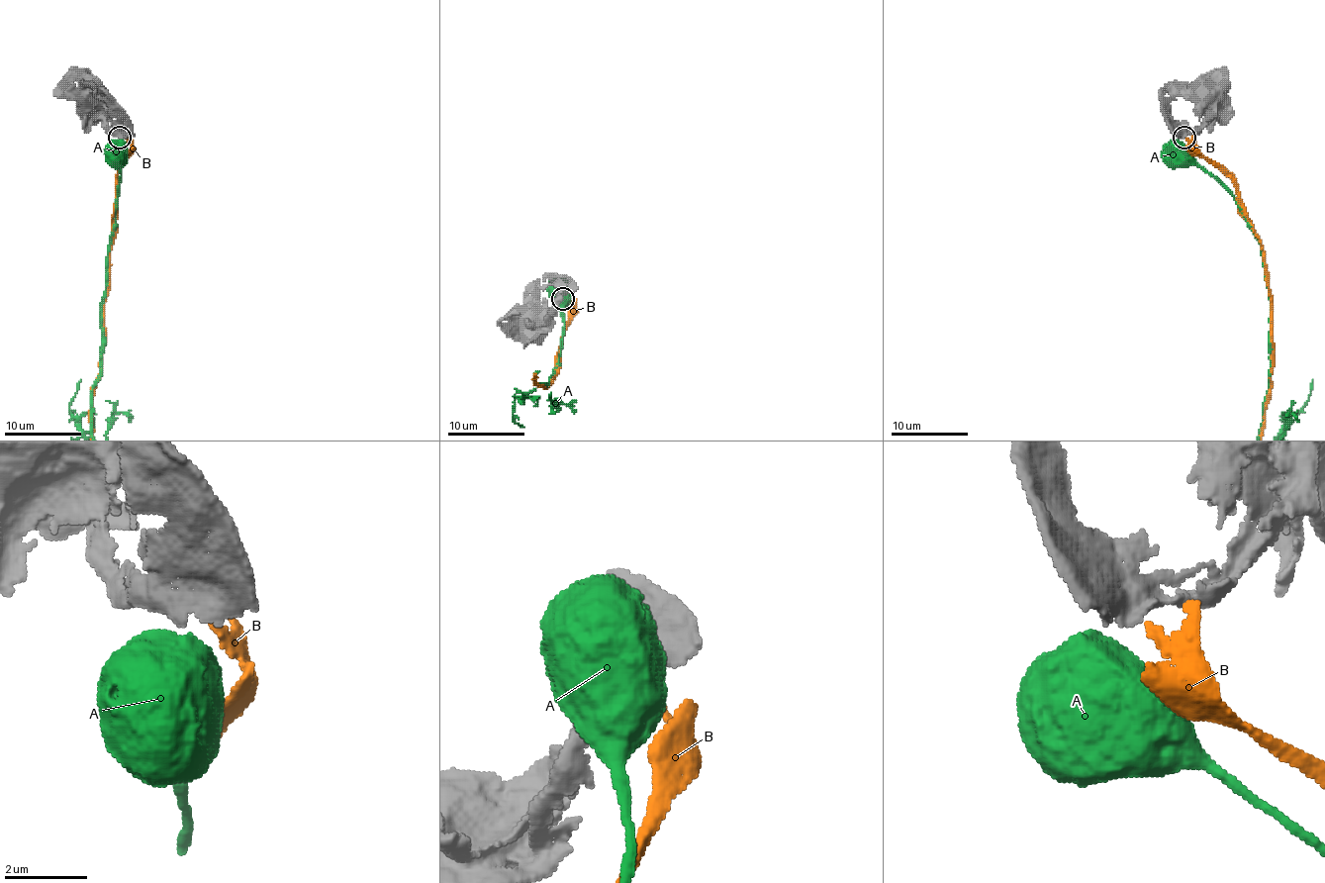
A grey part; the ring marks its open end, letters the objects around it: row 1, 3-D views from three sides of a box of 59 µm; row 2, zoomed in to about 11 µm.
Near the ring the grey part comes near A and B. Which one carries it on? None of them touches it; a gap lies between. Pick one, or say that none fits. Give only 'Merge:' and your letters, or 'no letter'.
Merge: B

